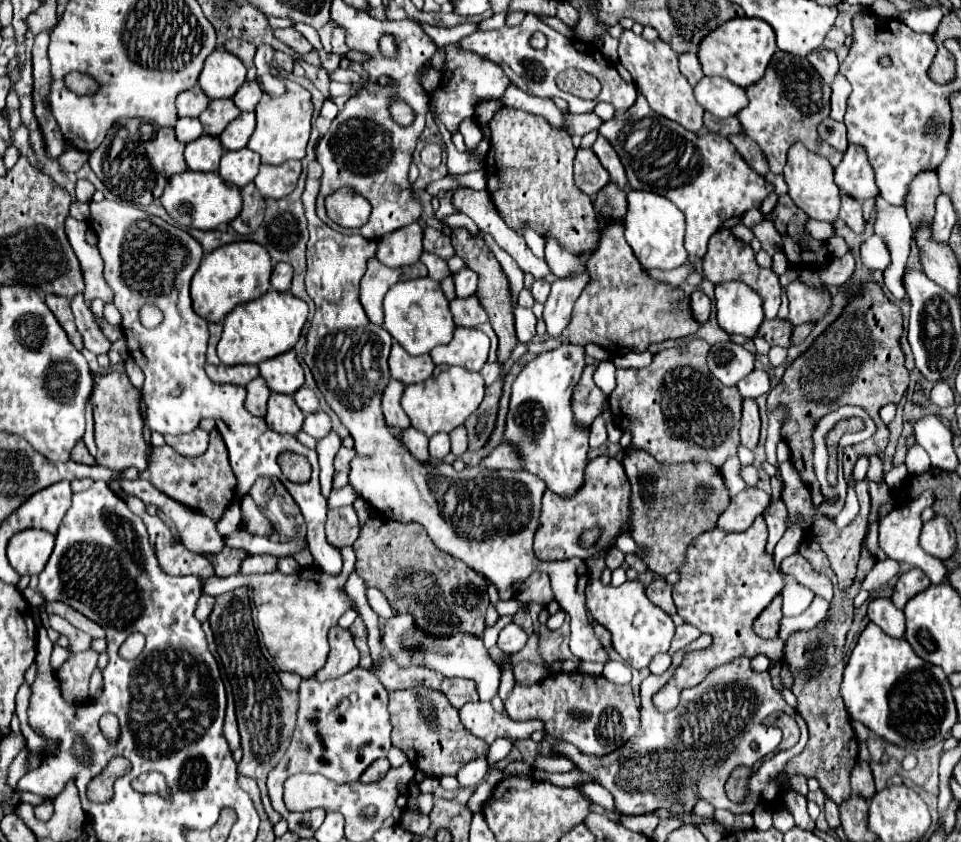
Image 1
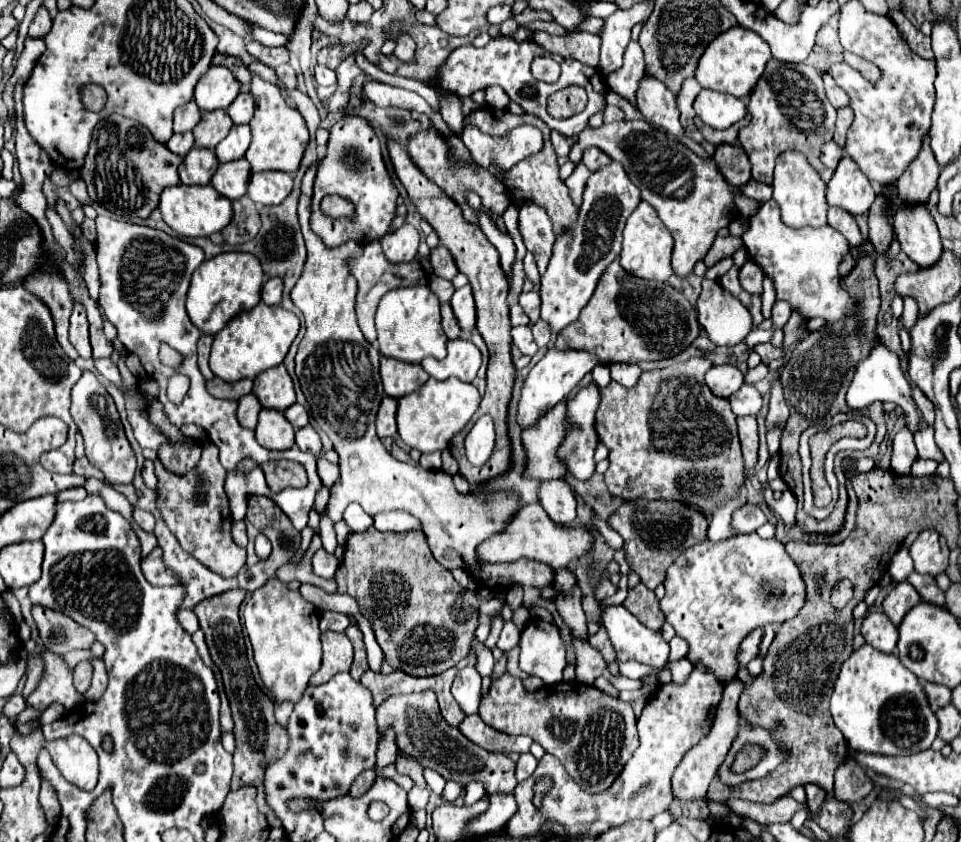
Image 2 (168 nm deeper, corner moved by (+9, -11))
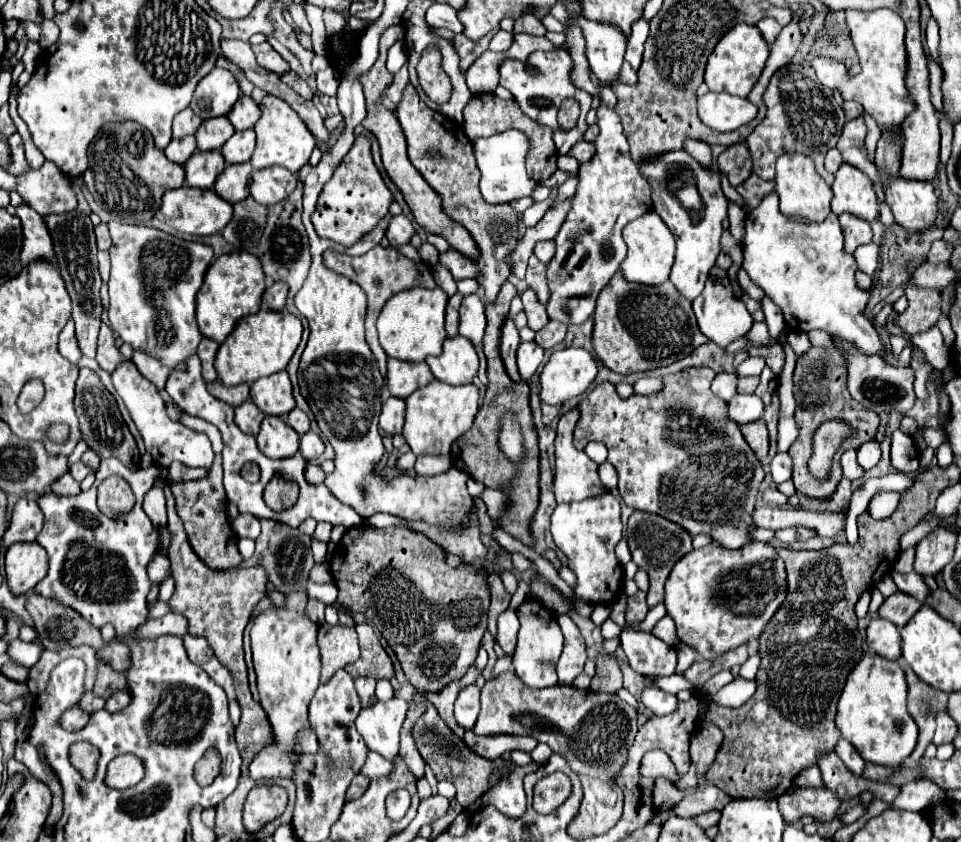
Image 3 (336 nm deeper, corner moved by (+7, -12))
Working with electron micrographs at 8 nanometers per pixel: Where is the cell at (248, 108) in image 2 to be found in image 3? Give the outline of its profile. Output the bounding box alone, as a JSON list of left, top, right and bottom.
[227,95,261,131]

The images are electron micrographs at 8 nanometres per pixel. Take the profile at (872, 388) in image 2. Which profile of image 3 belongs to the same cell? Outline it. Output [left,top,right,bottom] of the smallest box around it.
[743,193,887,357]

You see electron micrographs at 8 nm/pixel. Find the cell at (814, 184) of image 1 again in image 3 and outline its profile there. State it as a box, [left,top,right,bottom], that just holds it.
[775,153,831,223]

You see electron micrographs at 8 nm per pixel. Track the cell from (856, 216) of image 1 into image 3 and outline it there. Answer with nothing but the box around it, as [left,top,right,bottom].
[839,213,871,251]

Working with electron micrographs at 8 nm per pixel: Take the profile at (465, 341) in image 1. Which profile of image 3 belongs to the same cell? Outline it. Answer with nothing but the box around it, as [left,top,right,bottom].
[425,335,479,385]

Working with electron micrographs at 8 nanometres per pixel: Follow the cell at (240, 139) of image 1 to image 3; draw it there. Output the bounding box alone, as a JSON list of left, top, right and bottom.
[221,129,255,163]

